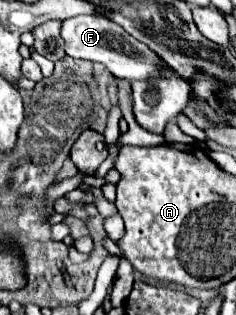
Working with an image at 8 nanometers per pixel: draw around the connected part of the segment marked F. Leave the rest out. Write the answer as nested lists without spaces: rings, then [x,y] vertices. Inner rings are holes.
[[[75,16],[75,18],[67,18],[63,22],[61,28],[61,36],[65,40],[65,52],[73,58],[85,58],[91,62],[101,62],[115,78],[127,78],[127,80],[151,80],[151,76],[159,76],[159,60],[163,60],[161,56],[157,56],[155,52],[151,52],[151,48],[147,48],[145,44],[139,44],[139,40],[135,40],[133,36],[129,36],[127,32],[123,32],[121,26],[117,26],[115,22],[101,18],[101,16]],[[129,42],[133,46],[133,56],[125,56],[121,52],[121,44]]]

